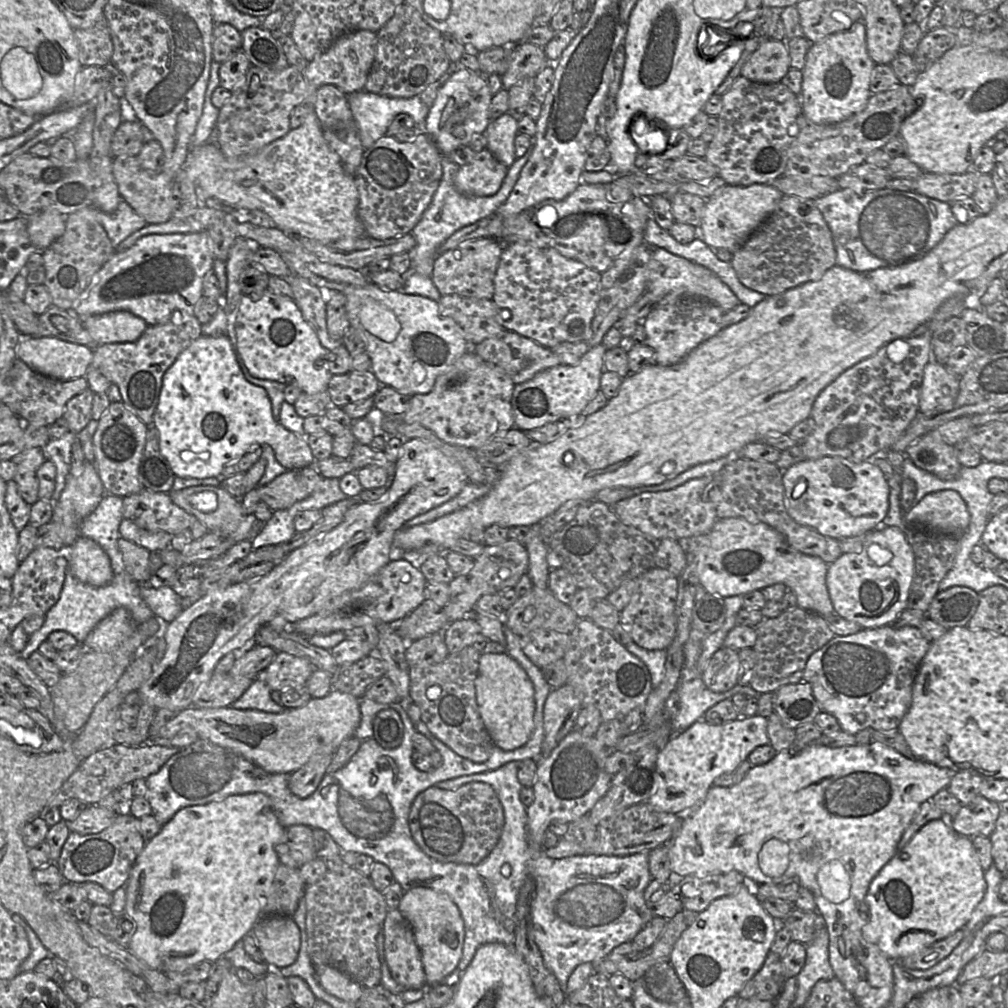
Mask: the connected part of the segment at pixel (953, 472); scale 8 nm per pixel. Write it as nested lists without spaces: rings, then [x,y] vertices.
[[[936,430],[923,435],[905,452],[915,466],[942,480],[955,479],[962,467],[957,459],[954,446],[944,442]]]

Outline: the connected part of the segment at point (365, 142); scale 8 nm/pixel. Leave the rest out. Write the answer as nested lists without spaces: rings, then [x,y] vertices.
[[[365,89],[346,95],[364,149],[385,136],[391,121],[400,113],[409,114],[419,132],[424,132],[423,125],[429,107],[418,95],[410,98],[393,98]]]

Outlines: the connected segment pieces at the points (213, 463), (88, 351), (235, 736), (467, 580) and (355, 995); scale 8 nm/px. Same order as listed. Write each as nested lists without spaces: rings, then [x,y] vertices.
[[[201,335],[177,356],[163,375],[152,423],[159,433],[160,452],[169,462],[173,473],[179,477],[216,477],[225,466],[250,451],[252,445],[271,446],[277,461],[287,470],[314,466],[316,461],[302,435],[287,430],[275,420],[266,390],[245,379],[225,335]]]
[[[22,336],[16,358],[32,371],[60,381],[85,377],[93,349],[56,337]]]
[[[332,689],[321,698],[312,697],[302,707],[286,708],[282,713],[256,709],[187,707],[160,729],[158,738],[149,744],[170,746],[170,740],[181,729],[193,728],[200,739],[231,749],[270,773],[293,773],[315,753],[334,753],[341,743],[355,735],[361,721],[359,699]]]
[[[512,539],[495,545],[486,545],[481,554],[474,558],[472,569],[463,575],[456,575],[450,582],[450,597],[444,606],[449,622],[473,614],[479,598],[485,594],[497,594],[514,588],[524,574],[528,574],[529,557],[525,545]]]
[[[321,964],[315,965],[317,979],[322,988],[340,1000],[357,1003],[363,988],[337,968]]]

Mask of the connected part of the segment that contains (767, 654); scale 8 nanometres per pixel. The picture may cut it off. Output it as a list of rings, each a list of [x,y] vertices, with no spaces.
[[[800,607],[785,610],[776,618],[766,618],[756,626],[757,639],[752,647],[757,654],[755,674],[750,686],[759,693],[803,681],[809,657],[835,637],[823,616]]]

